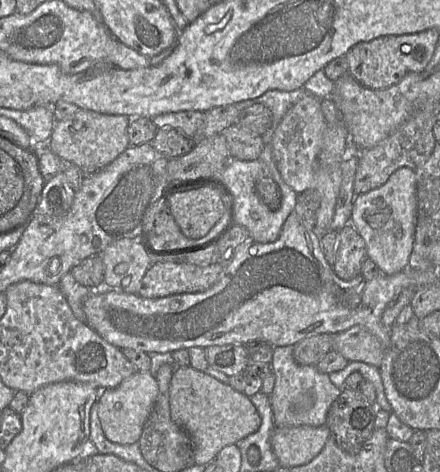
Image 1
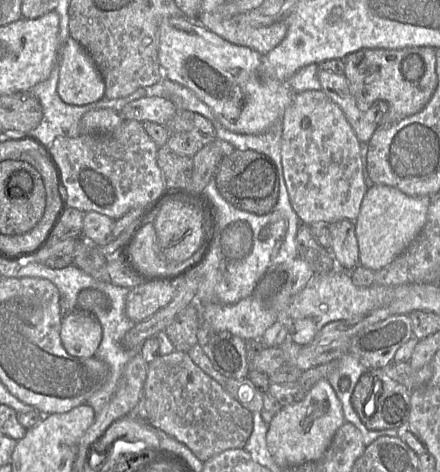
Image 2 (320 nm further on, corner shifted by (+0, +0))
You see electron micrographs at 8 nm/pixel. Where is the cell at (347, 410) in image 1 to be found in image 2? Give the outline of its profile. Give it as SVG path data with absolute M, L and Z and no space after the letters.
M383 369L369 370L357 382L351 397L355 412L369 430L398 429L408 423L411 390L386 375Z

